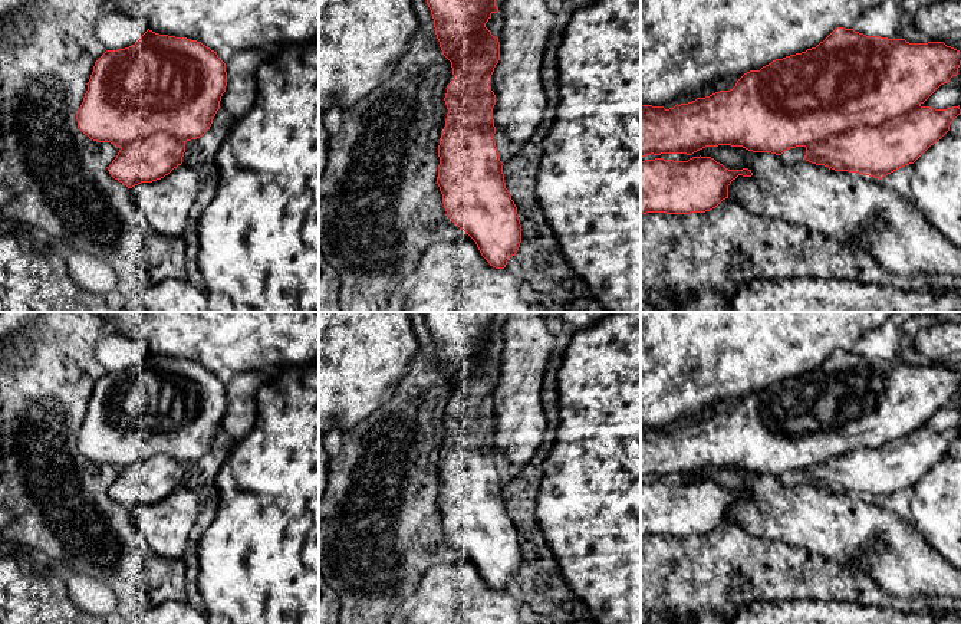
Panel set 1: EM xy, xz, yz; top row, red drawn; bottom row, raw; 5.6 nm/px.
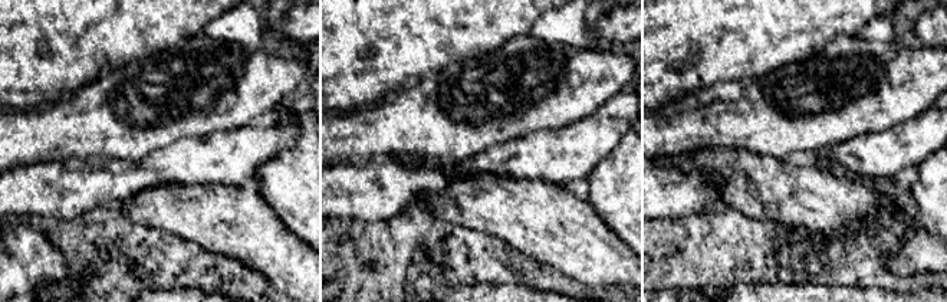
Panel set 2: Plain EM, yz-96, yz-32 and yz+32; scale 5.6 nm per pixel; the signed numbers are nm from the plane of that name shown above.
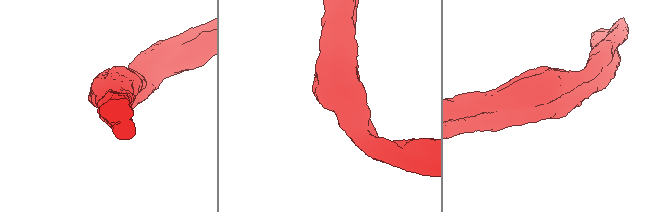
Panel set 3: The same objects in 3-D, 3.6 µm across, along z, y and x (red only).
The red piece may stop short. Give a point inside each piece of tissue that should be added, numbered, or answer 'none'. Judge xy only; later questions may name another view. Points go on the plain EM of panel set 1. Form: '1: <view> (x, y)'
none

